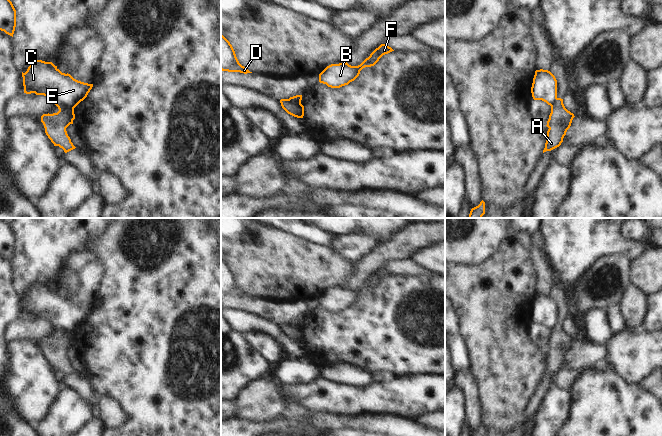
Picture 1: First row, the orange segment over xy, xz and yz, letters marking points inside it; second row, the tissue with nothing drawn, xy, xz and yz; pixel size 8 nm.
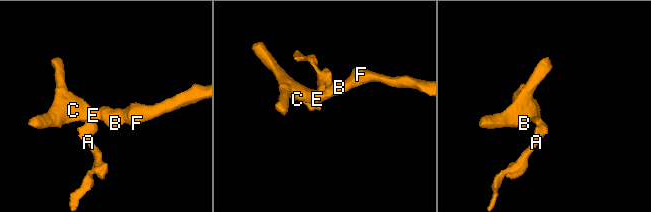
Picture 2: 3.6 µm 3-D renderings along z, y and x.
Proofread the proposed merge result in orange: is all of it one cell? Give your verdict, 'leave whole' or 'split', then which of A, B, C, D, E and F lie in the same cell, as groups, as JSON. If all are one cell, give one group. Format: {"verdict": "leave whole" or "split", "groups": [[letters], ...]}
{"verdict": "split", "groups": [["A"], ["B", "C", "D", "E", "F"]]}

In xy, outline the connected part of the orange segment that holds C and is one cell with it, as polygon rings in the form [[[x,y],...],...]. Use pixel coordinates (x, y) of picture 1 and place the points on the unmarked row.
[[[42,284],[32,286],[27,295],[22,296],[22,301],[24,317],[47,320],[56,330],[66,329],[68,332],[75,332],[87,321],[93,311],[93,308],[78,305],[70,298],[62,297],[52,286]]]

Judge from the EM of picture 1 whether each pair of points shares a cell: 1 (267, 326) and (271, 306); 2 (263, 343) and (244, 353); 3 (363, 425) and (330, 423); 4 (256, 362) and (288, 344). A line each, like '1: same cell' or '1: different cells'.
1: different cells
2: different cells
3: same cell
4: different cells

